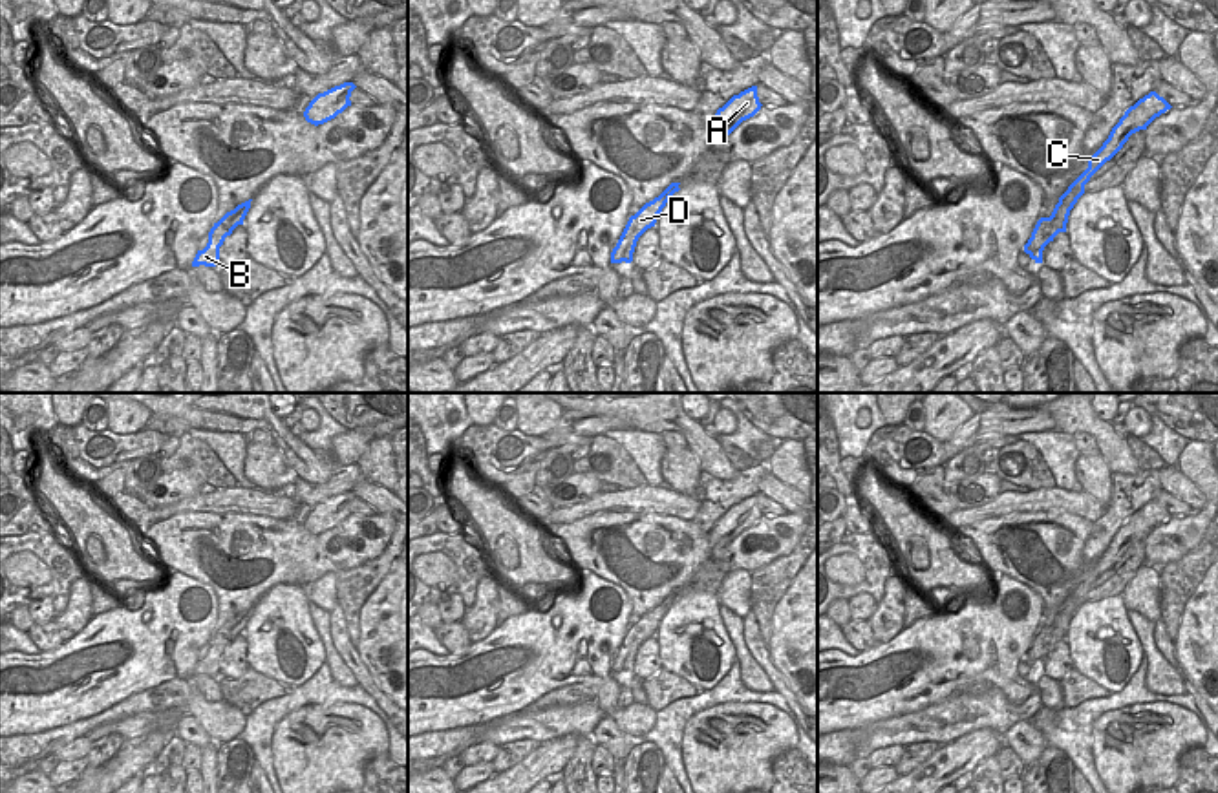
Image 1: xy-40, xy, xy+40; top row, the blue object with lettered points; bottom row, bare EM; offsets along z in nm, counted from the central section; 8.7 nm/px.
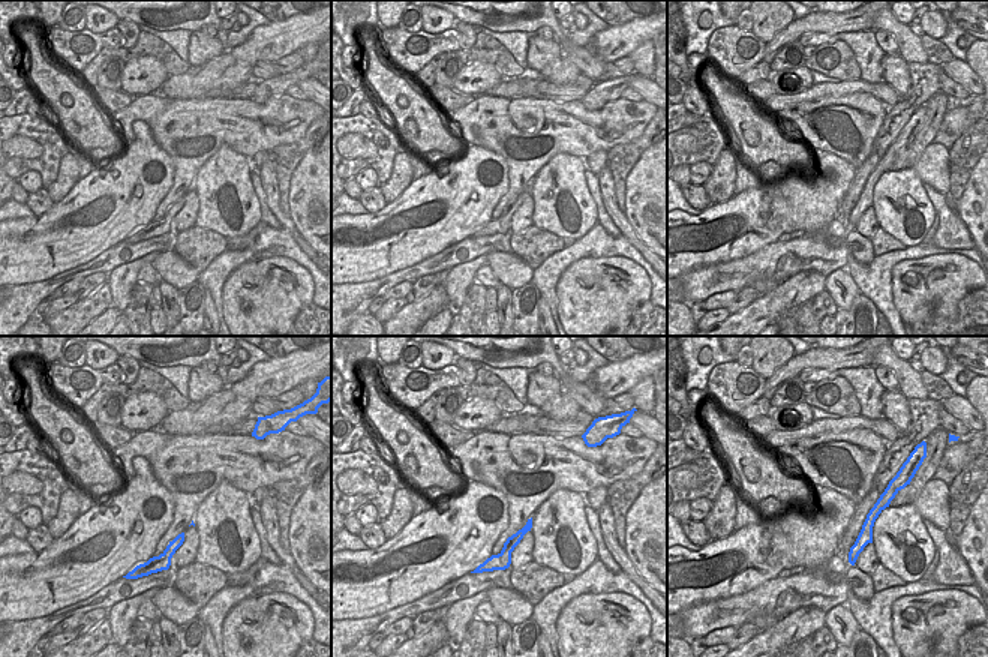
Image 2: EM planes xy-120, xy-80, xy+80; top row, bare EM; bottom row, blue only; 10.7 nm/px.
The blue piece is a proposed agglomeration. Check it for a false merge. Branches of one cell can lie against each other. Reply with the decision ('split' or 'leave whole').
split

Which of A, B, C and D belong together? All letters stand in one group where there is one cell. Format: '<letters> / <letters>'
A C / B D

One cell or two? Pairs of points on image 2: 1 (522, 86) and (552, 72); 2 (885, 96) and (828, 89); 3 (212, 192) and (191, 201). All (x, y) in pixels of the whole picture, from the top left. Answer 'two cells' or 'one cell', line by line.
1: two cells
2: one cell
3: two cells

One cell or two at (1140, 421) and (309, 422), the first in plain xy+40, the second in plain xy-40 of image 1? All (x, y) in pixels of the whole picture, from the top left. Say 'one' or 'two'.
one

